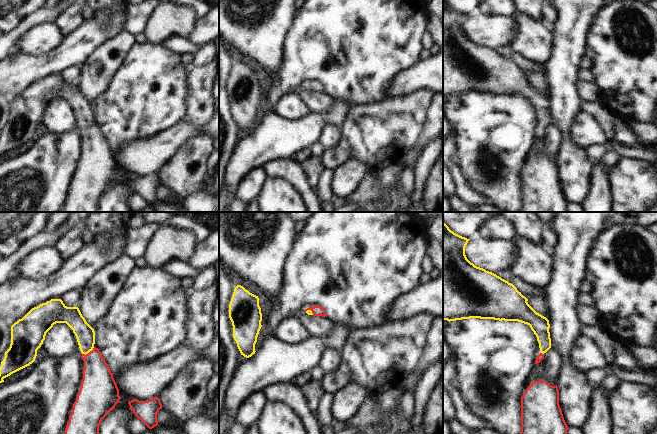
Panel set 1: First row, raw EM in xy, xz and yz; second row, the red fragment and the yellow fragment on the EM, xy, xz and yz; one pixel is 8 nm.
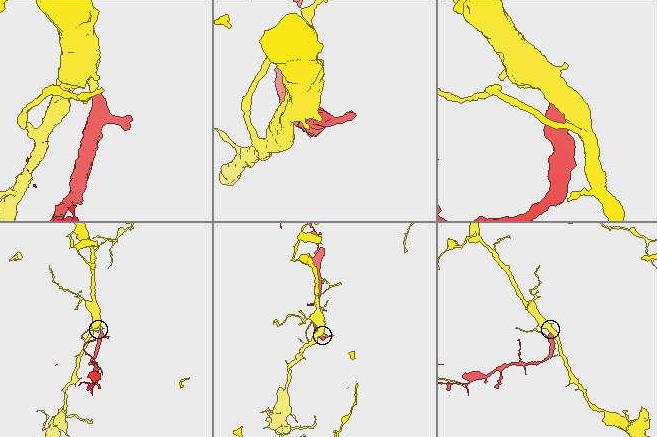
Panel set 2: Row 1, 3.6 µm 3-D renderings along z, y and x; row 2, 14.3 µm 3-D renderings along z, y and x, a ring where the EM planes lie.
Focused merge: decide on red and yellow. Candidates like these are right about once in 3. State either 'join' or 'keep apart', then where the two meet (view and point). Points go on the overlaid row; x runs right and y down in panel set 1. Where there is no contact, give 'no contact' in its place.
join; meets red in xy at (89, 352)

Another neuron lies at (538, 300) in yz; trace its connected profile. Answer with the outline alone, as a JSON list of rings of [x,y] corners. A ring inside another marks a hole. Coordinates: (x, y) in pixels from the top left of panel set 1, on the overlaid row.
[[[533,286],[534,292],[526,297],[528,304],[539,314],[548,319],[549,310],[547,305],[547,291],[545,289]]]

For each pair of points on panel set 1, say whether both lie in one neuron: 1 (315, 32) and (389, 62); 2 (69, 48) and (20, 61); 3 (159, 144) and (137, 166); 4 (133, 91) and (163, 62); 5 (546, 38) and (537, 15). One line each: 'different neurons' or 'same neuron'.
1: same neuron
2: same neuron
3: same neuron
4: same neuron
5: different neurons

